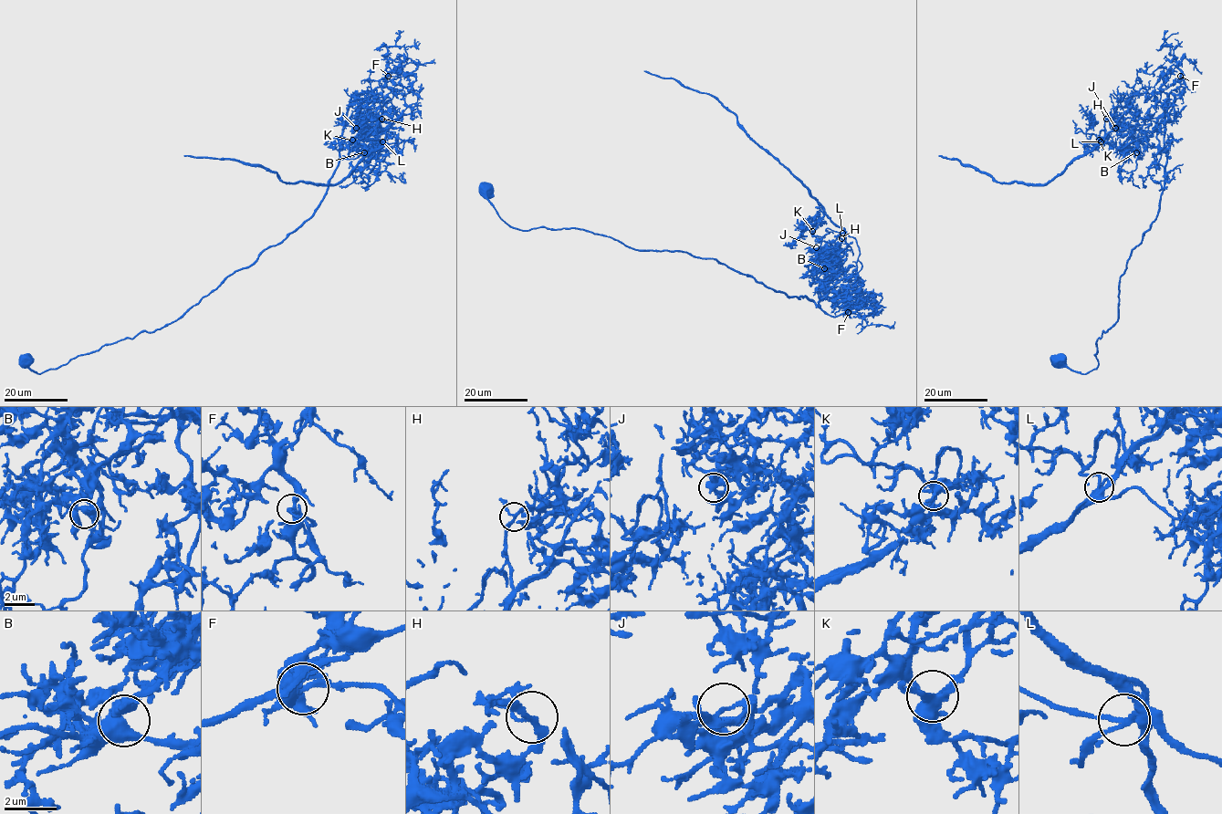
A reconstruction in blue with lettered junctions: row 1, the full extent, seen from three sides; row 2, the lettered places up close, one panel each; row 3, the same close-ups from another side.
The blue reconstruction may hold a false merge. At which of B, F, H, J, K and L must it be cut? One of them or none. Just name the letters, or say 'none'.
J

